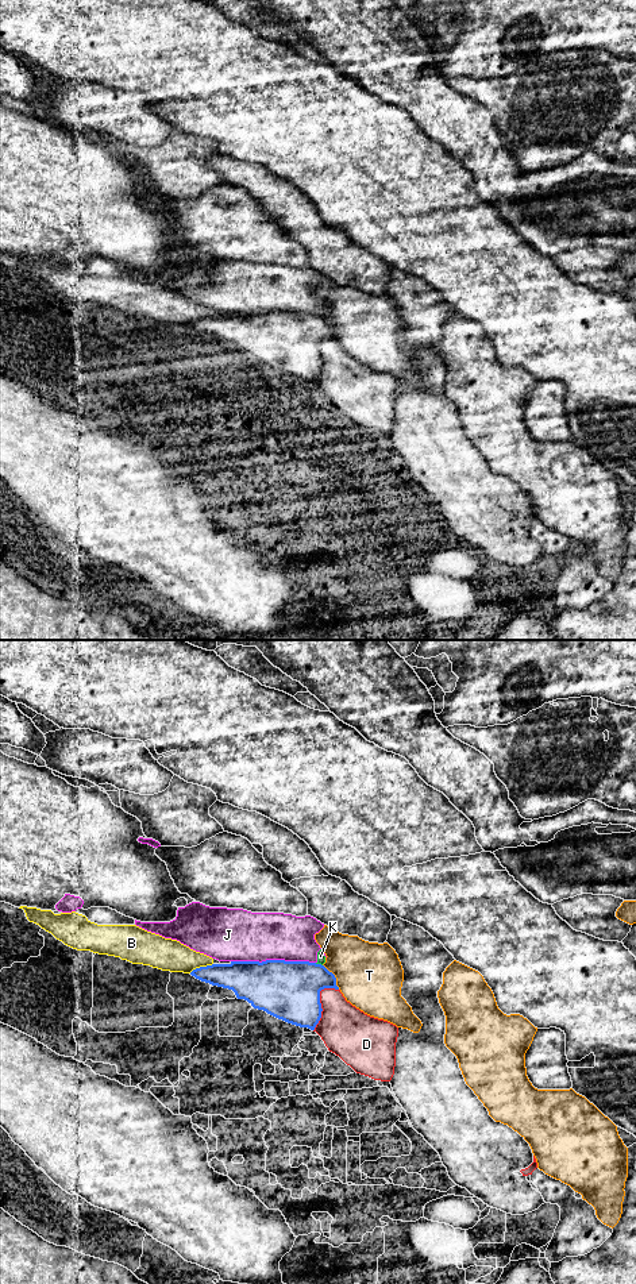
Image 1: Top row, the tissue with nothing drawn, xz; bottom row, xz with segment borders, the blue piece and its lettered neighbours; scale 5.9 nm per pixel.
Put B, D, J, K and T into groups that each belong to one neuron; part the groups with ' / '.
B / D / J K / T

